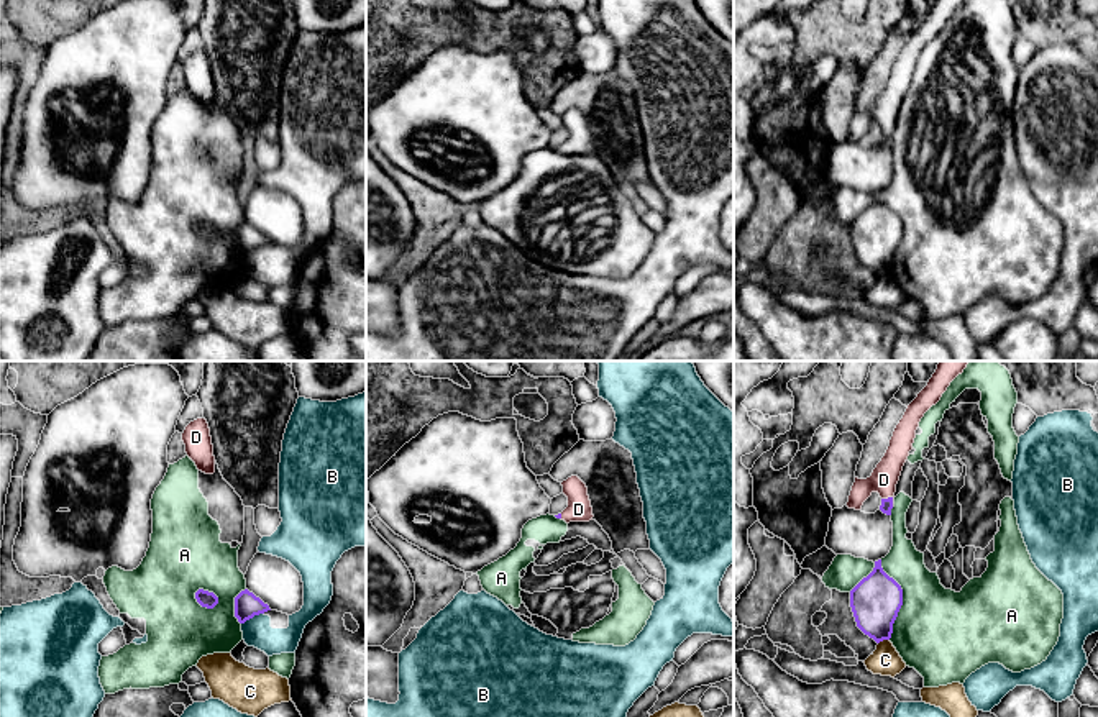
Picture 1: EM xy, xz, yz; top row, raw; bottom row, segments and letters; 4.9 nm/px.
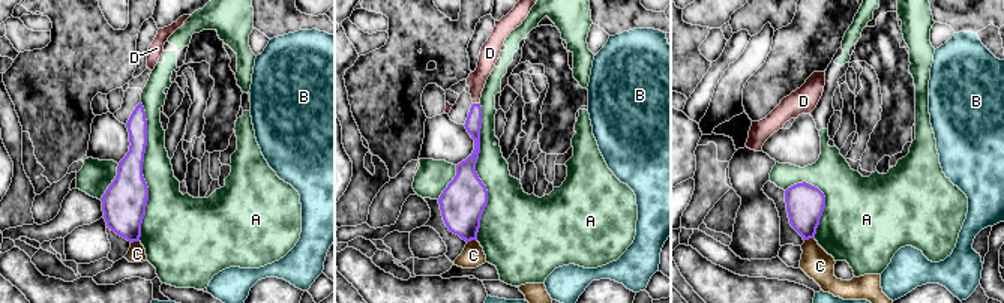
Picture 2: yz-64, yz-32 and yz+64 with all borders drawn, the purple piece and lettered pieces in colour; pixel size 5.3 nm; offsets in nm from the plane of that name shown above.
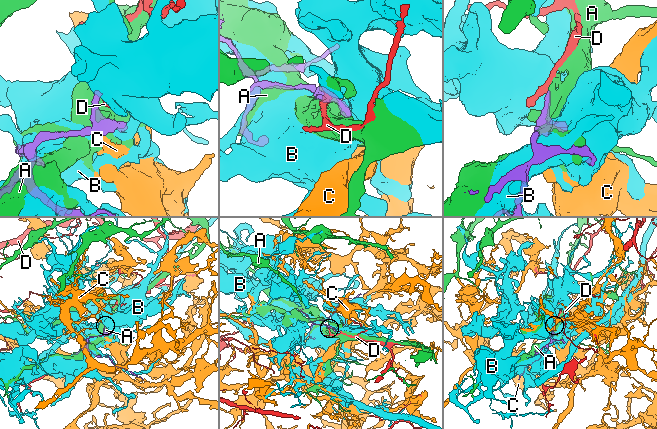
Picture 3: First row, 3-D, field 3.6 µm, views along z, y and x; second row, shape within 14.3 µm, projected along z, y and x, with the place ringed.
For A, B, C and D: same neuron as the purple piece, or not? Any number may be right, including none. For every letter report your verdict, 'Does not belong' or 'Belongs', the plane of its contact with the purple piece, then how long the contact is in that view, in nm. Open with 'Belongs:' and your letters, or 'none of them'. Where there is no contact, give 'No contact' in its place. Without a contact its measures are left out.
Belongs: D
A: Does not belong. Touches purple in yz. Shared border 400 nm
B: Does not belong. Touches purple in xy. Shared border 130 nm
C: Does not belong. Touches purple in yz. Shared border 60 nm
D: Belongs. Touches purple in yz. Shared border 60 nm

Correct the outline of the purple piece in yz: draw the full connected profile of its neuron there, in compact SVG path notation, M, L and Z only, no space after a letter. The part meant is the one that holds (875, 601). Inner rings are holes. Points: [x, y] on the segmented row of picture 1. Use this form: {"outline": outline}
{"outline": "M881 559L875 561L873 571L850 591L857 627L876 643L891 638L901 605L903 589L883 571Z"}

